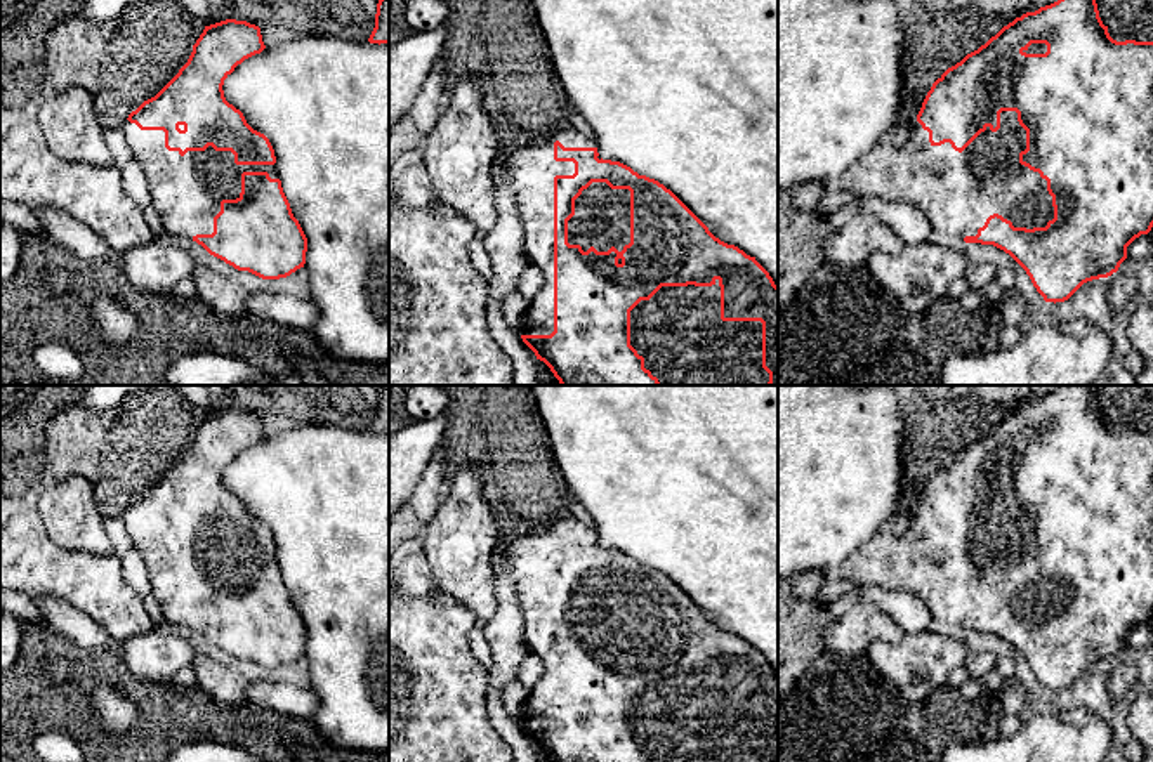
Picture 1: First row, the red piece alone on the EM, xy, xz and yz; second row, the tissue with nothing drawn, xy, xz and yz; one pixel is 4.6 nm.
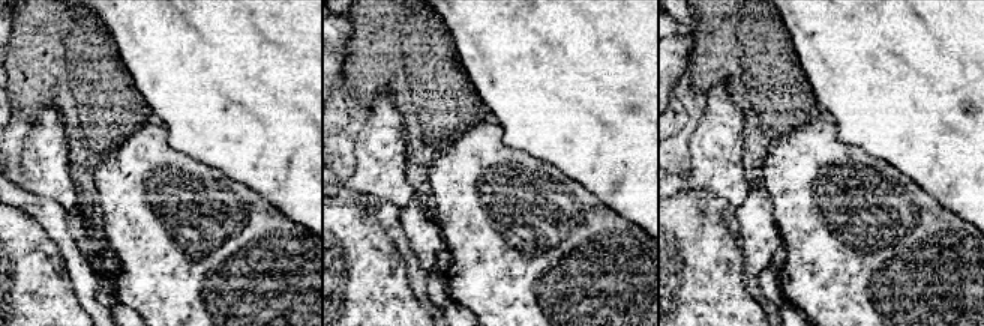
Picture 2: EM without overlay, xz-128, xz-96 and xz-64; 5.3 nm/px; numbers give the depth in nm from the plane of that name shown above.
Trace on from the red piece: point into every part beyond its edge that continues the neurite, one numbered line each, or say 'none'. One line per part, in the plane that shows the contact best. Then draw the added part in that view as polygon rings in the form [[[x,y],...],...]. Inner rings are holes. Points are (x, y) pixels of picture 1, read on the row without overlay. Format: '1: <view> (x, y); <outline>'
1: yz (957, 580); [[[1016,500],[1000,502],[1000,517],[986,516],[962,542],[950,531],[932,535],[929,521],[913,512],[910,528],[901,538],[887,529],[860,545],[840,564],[823,573],[825,580],[853,581],[858,587],[880,587],[917,595],[929,609],[932,620],[960,627],[976,625],[993,602],[1011,609],[1014,616],[1045,616],[1054,608],[1052,585],[1047,569],[1038,561],[1019,552],[1026,538],[1026,519]]]

